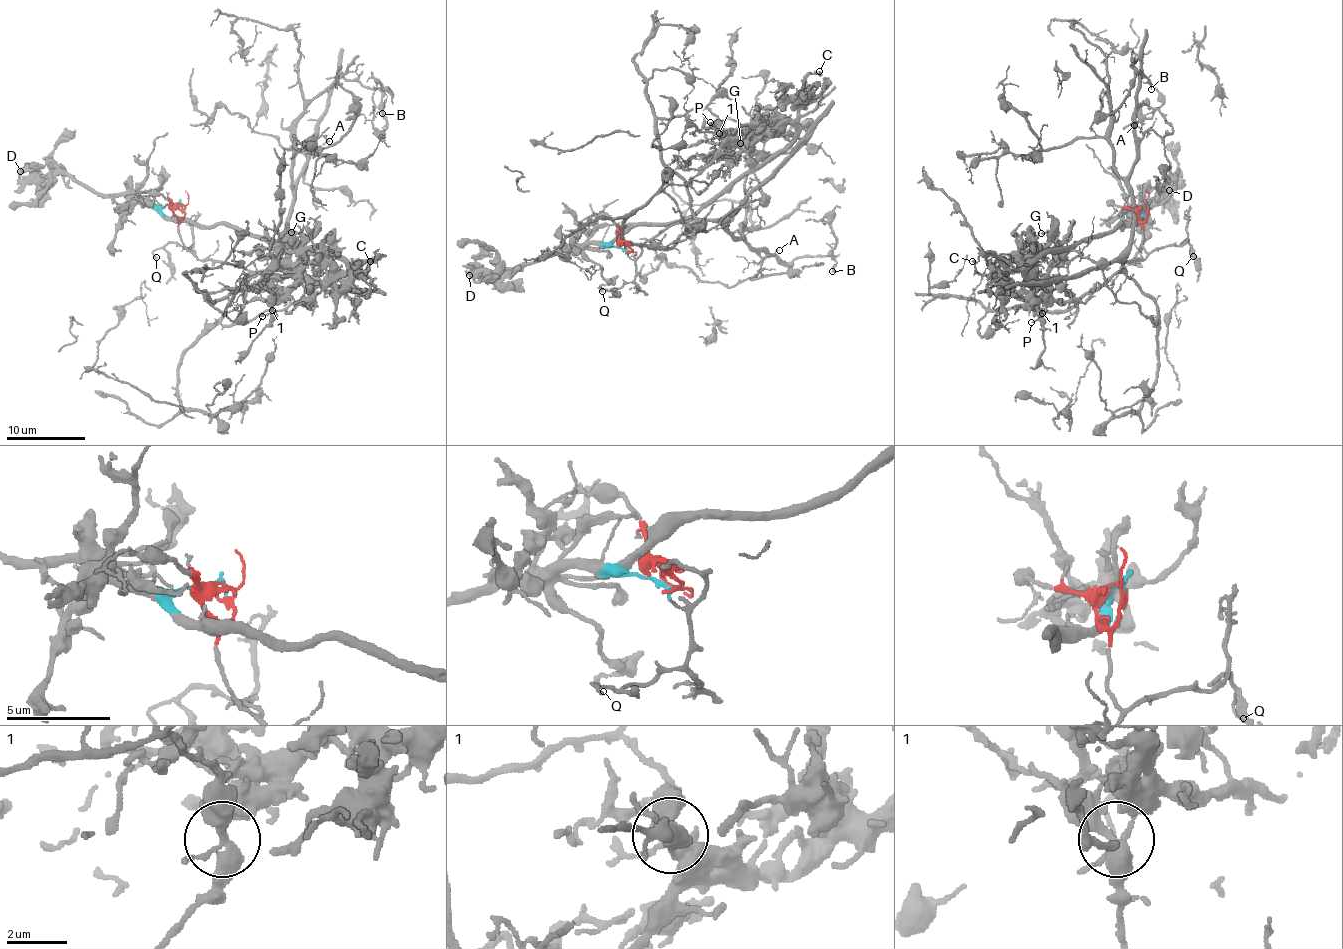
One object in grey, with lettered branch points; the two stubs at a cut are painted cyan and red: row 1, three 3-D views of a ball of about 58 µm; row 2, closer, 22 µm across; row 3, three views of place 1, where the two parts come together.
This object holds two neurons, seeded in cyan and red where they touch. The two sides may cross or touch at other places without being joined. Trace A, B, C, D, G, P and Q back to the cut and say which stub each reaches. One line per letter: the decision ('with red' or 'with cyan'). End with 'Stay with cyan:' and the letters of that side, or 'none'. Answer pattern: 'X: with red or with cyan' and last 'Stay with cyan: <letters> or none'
A: with red
B: with red
C: with cyan
D: with cyan
G: with cyan
P: with cyan
Q: with red
Stay with cyan: C, D, G, P

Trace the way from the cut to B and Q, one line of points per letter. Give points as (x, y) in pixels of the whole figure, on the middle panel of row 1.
B: (628, 250), (625, 242), (642, 245), (680, 222), (711, 219), (778, 261), (830, 255), (838, 262), (831, 271)
Q: (628, 250), (632, 252), (627, 242), (641, 248), (635, 262), (635, 278), (613, 287), (599, 288), (603, 291)

